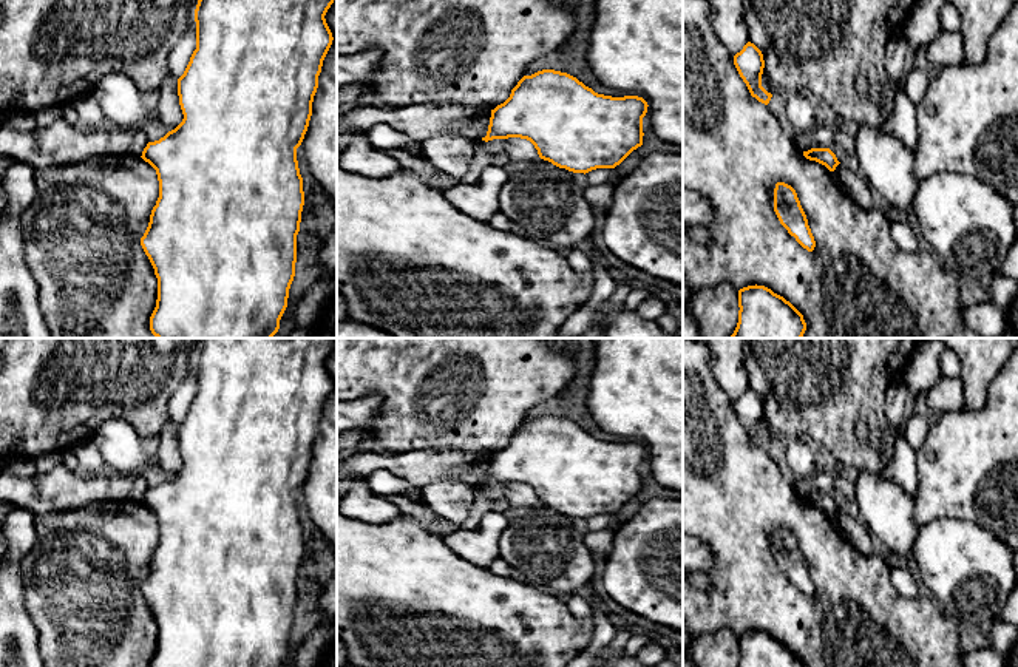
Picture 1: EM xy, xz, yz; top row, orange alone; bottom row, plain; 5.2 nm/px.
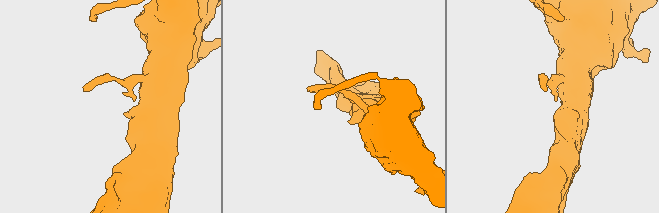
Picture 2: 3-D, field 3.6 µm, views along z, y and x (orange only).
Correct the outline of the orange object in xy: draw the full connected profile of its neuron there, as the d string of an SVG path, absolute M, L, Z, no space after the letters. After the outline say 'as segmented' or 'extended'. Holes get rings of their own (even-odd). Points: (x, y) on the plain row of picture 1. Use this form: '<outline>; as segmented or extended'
M201 338L196 355L196 395L184 420L178 425L182 468L164 483L148 488L142 505L158 520L159 543L151 556L148 573L141 591L158 624L158 645L150 667L280 667L295 622L297 581L304 551L303 523L300 520L297 494L301 491L312 462L312 448L318 434L323 406L332 391L332 378L326 358L337 338Z; as segmented

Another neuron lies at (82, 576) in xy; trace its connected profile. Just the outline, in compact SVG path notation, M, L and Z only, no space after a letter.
M108 503L36 514L34 528L36 540L20 571L25 610L37 628L45 667L150 667L158 645L158 624L141 584L159 543L156 516L142 503Z

